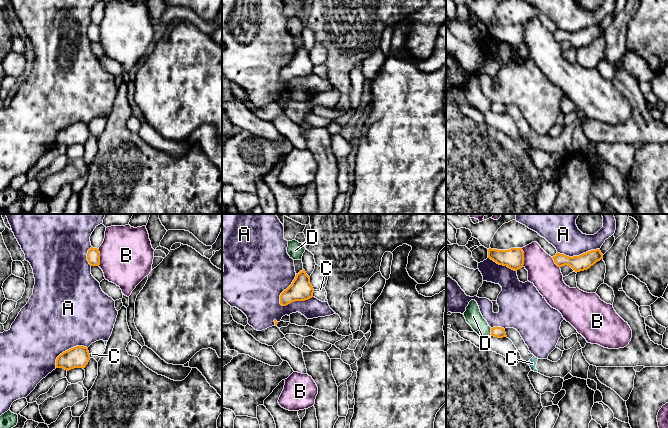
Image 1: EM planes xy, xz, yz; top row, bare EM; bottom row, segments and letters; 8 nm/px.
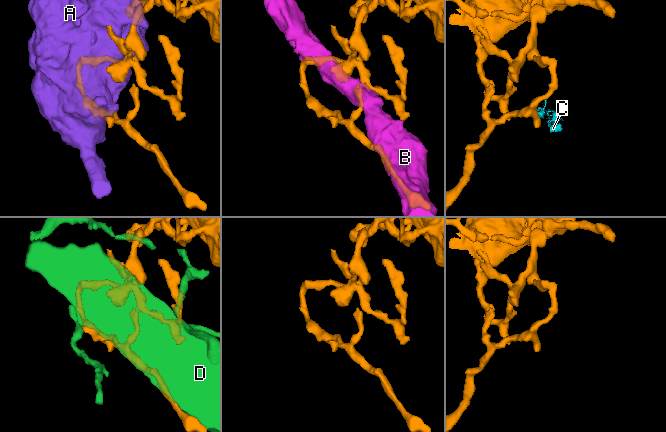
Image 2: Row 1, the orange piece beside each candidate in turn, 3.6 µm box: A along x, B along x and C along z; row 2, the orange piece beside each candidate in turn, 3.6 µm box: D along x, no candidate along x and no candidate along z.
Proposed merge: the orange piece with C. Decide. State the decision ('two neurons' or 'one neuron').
two neurons

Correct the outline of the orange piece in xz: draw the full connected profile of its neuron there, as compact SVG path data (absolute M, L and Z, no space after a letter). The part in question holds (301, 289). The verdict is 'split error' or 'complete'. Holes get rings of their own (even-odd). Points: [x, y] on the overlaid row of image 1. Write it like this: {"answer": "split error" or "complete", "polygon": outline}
{"answer": "complete", "polygon": "M303 269L296 274L292 284L280 295L280 304L286 306L295 301L305 301L313 297L314 289L310 277Z"}

